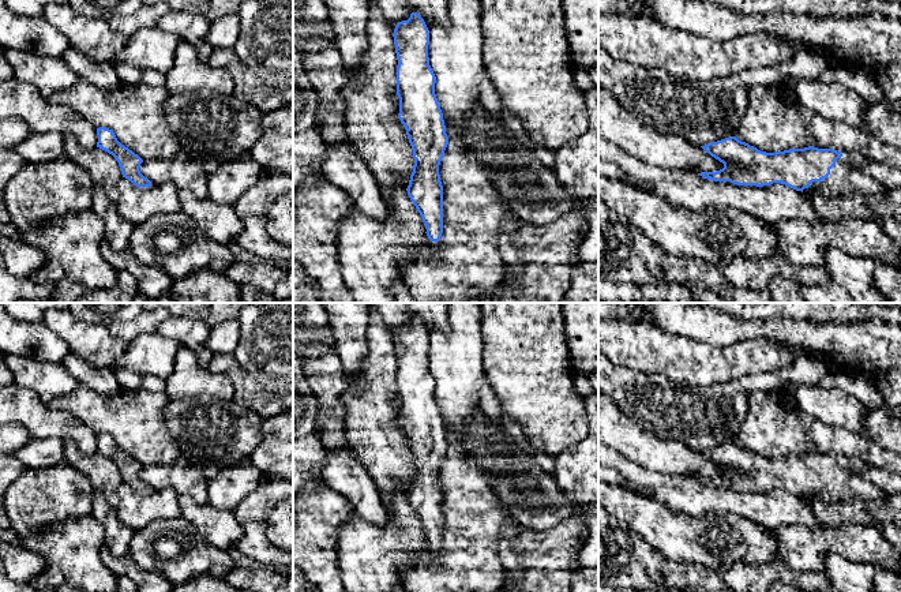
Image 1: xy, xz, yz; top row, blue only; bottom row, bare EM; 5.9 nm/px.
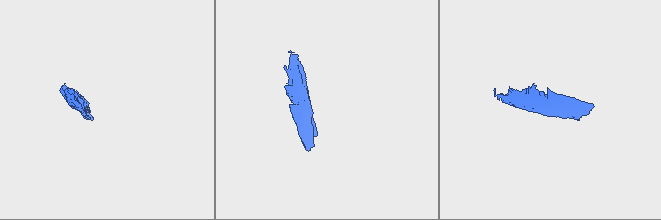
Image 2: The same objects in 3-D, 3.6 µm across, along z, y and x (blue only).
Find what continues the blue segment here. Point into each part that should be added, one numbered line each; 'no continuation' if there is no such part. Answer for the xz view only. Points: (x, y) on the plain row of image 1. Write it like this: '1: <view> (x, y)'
no continuation

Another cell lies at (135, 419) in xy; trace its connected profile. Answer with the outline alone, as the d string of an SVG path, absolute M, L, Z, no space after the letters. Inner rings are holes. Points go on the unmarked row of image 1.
M83 385L63 397L55 398L49 406L67 412L95 434L105 432L114 438L117 446L138 460L143 467L169 465L181 460L179 445L165 424L165 406L169 397L143 387L120 390L116 396L100 394Z

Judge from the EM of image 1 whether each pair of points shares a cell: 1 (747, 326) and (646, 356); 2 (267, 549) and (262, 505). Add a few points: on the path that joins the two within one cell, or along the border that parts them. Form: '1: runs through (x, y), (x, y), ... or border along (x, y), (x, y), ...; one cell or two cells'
1: border along (668, 332), (709, 344), (731, 344); two cells
2: runs through (258, 538), (258, 516); one cell

